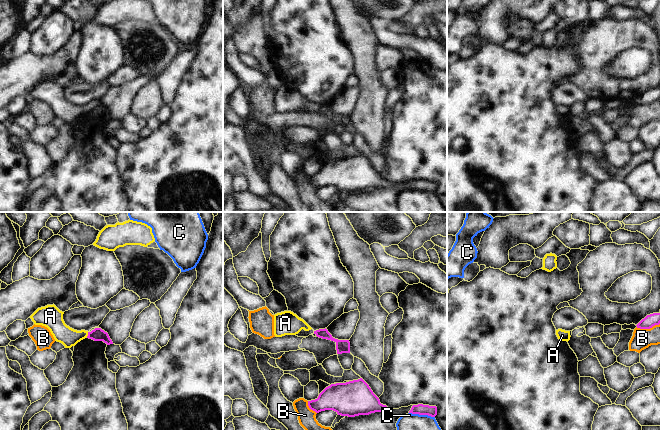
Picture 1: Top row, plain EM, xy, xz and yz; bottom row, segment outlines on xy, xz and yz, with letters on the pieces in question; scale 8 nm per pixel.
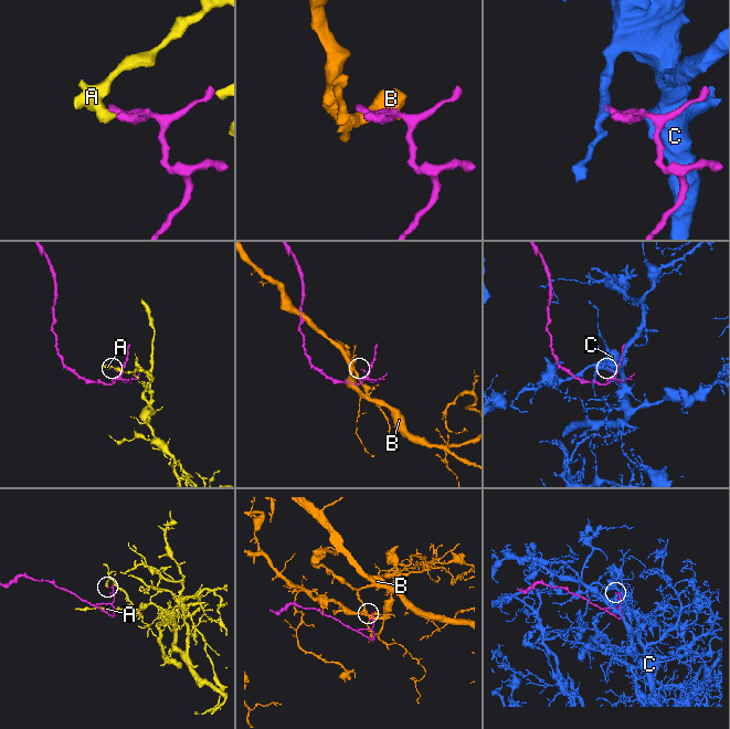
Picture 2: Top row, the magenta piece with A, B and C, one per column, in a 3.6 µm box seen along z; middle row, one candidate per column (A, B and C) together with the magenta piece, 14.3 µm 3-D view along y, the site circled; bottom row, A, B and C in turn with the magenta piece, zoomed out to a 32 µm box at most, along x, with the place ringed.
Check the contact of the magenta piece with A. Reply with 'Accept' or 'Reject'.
Reject.

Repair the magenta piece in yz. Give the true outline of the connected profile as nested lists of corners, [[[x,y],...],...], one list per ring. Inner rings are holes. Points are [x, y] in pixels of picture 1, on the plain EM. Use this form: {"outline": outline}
{"outline": [[[653,89],[647,91],[644,95],[642,95],[636,102],[640,105],[650,105],[655,101],[660,100],[660,89]]]}

